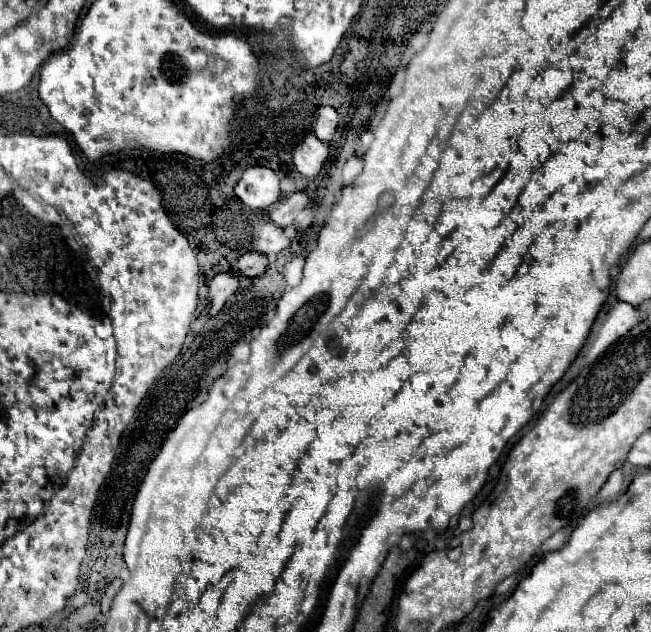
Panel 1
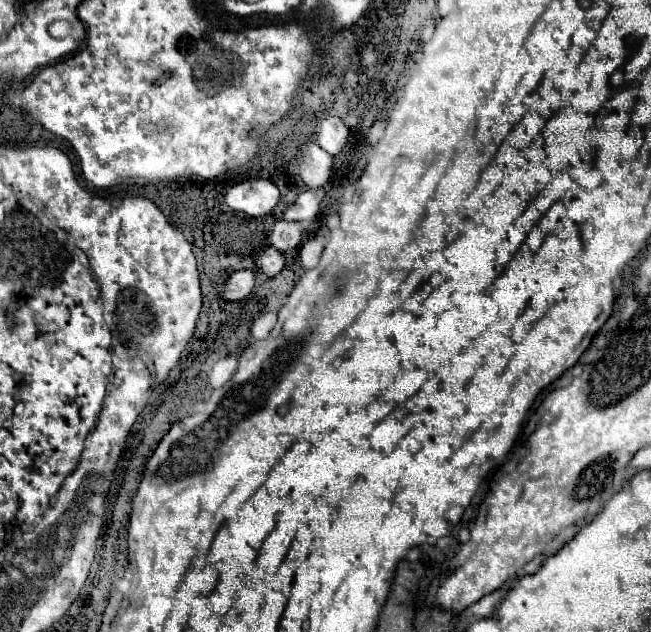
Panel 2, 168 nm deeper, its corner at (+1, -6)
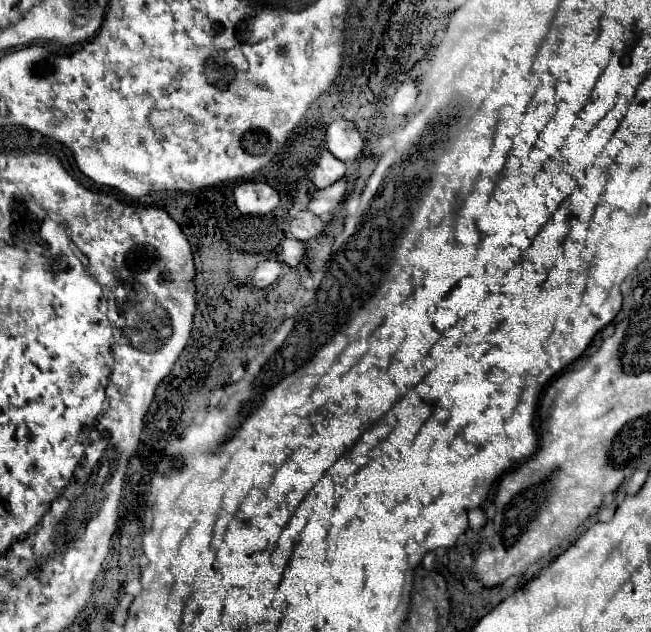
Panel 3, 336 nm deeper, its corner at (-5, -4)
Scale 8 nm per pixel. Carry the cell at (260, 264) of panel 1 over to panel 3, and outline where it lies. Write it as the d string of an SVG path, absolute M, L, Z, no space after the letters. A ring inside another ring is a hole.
M289 238L283 242L283 262L289 266L299 266L301 258L305 254L305 242Z

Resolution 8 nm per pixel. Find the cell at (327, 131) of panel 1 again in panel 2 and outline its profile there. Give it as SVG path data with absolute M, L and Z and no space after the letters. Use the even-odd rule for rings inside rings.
M329 116L321 122L319 134L317 134L317 142L323 150L327 150L331 156L337 156L349 138L349 128L335 116Z

